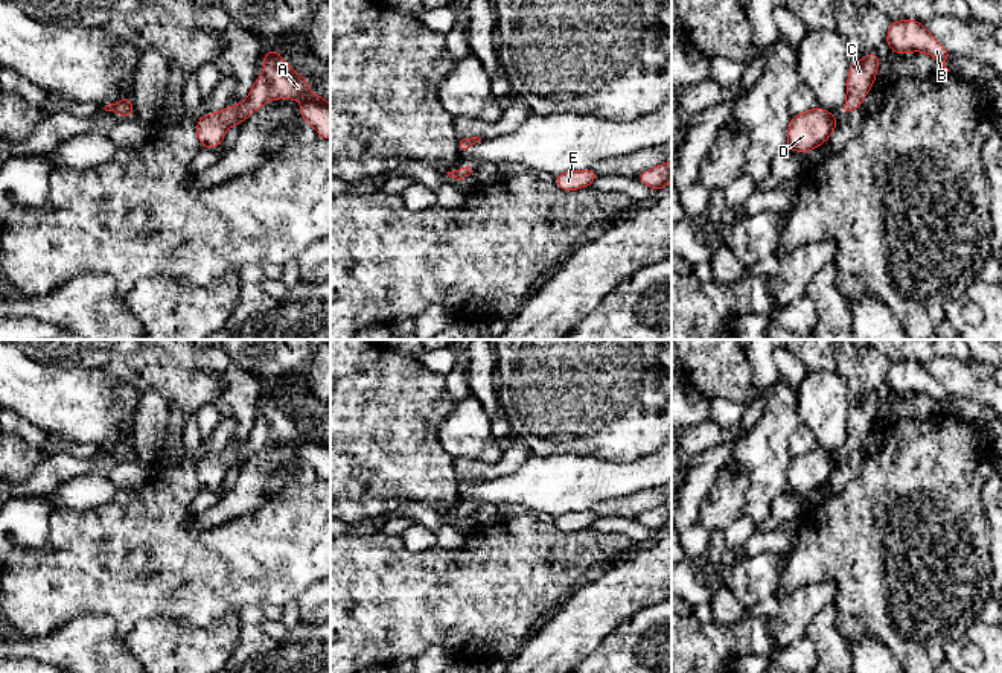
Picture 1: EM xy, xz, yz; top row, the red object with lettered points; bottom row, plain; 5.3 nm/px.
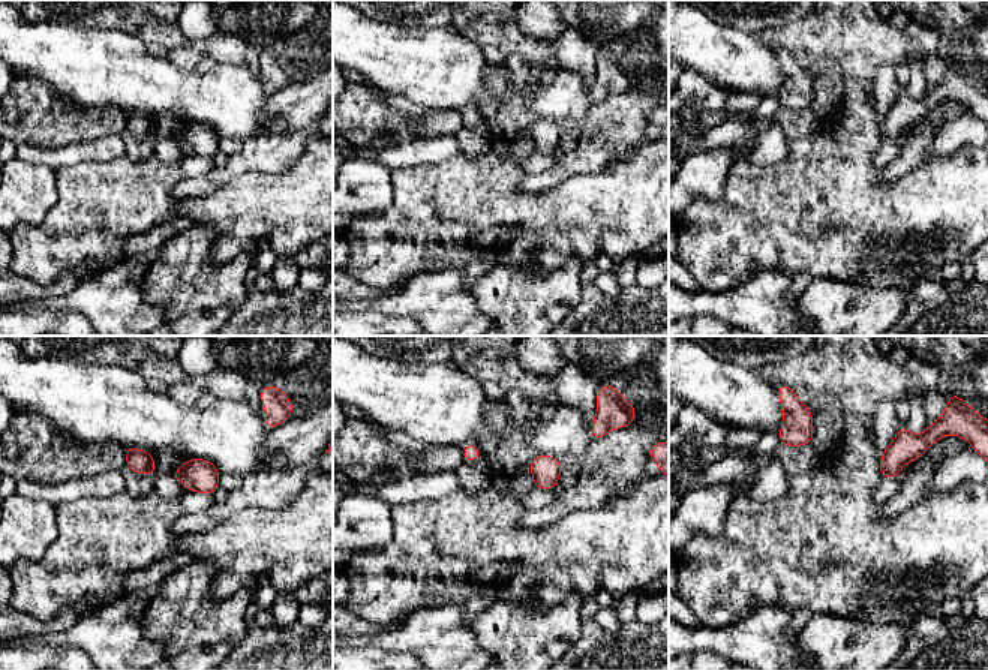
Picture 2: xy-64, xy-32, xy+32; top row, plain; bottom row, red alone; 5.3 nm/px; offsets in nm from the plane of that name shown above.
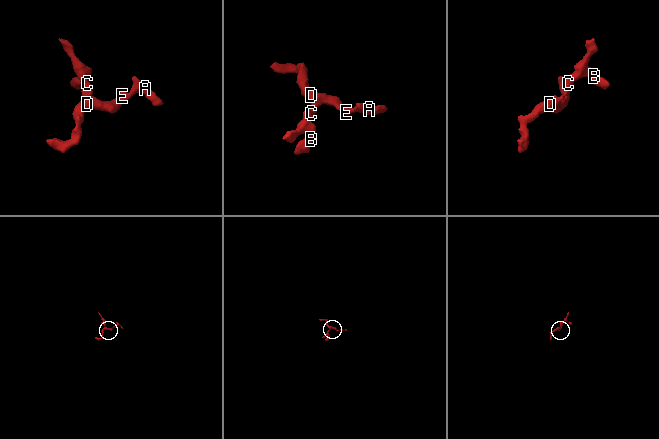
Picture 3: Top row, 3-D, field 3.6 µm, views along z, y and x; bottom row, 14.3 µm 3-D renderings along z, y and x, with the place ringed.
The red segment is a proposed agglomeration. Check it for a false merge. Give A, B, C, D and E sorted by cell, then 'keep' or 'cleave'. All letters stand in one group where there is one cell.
groups A B C D E; keep

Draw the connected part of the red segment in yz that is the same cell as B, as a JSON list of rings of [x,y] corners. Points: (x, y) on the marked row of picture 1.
[[[917,20],[891,21],[886,43],[895,53],[926,52],[943,64],[944,72],[950,72],[944,64],[952,53],[947,52],[933,35],[924,29],[923,23]]]

